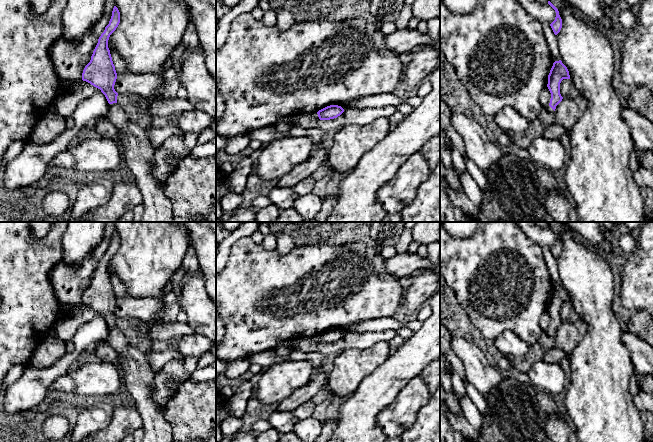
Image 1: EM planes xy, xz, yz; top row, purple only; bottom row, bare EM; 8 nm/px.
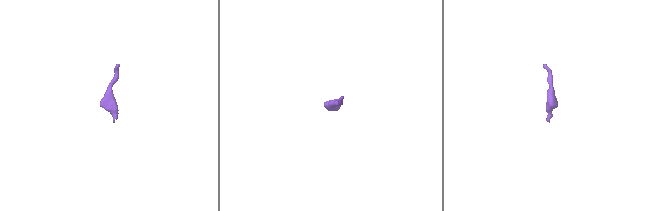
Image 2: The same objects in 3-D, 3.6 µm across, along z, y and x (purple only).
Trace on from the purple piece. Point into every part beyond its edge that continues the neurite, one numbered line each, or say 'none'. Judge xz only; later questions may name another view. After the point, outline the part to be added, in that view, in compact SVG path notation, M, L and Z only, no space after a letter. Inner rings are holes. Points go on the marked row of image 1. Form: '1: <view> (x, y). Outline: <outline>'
none

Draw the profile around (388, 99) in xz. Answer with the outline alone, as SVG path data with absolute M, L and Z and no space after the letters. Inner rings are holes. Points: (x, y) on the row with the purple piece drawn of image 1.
M385 93L376 94L374 96L365 96L352 101L340 102L337 105L341 106L343 109L364 109L397 106L404 102L404 98L399 98L392 93Z

